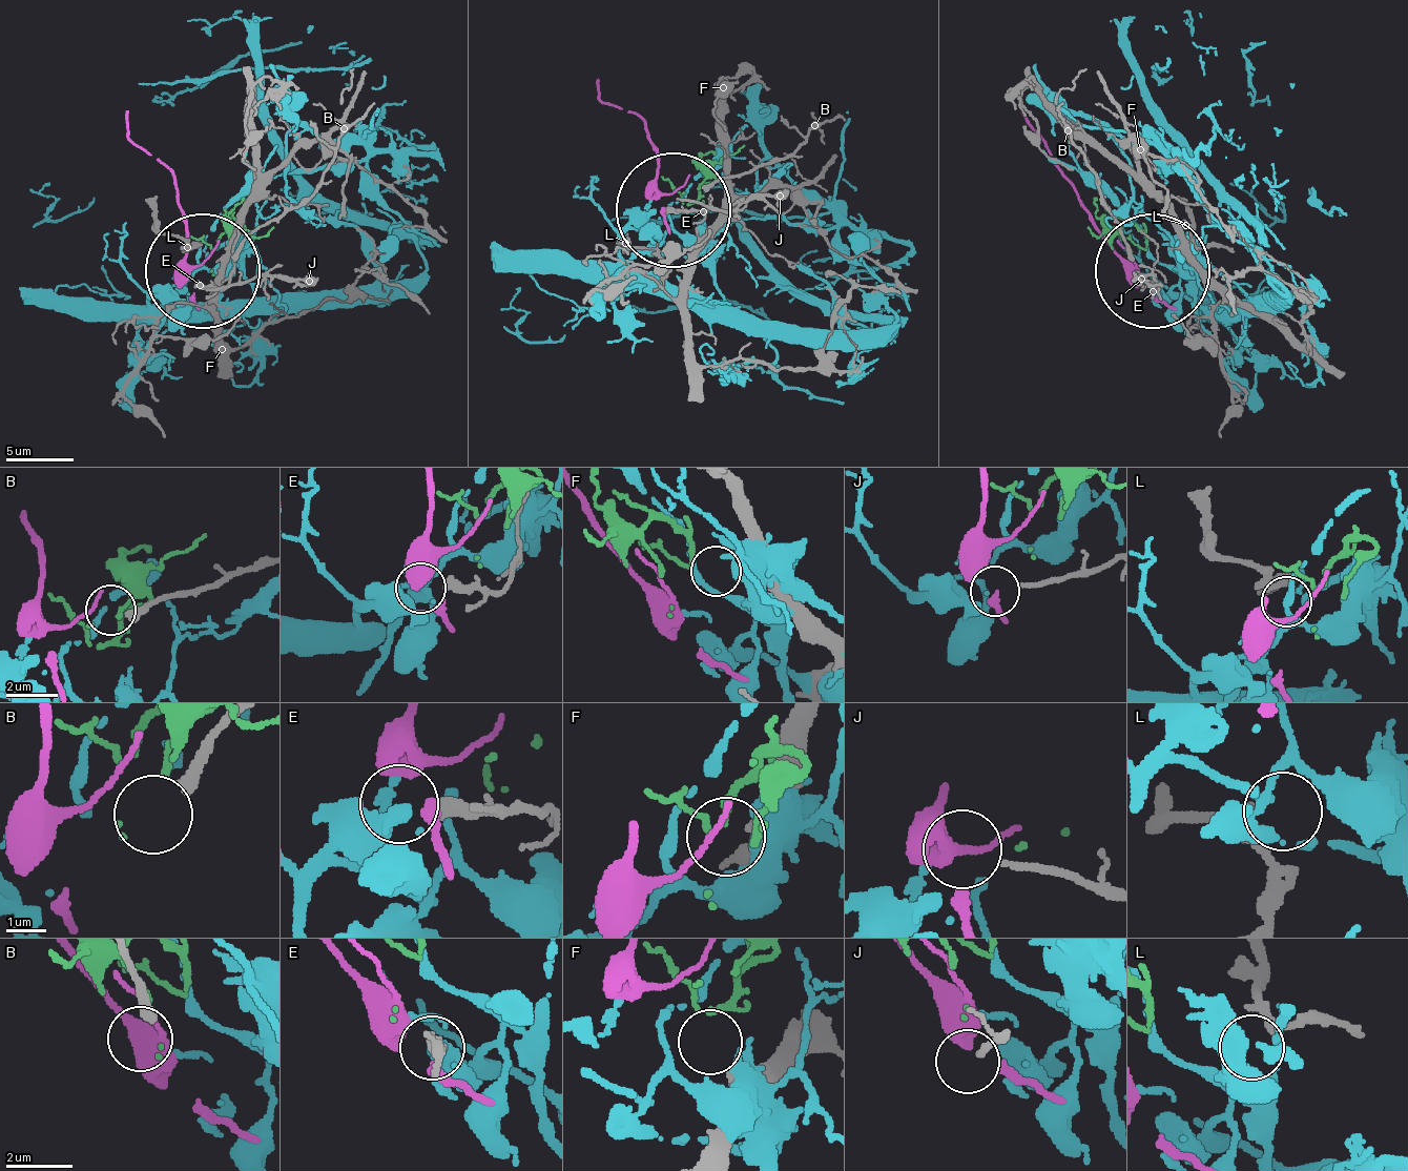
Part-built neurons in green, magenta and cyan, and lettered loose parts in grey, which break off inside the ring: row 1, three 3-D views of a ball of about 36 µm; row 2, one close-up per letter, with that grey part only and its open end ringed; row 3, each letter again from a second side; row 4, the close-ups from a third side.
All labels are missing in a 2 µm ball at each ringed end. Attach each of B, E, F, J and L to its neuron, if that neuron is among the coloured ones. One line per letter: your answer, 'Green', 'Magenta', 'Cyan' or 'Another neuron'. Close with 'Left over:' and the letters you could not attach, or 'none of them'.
B: Another neuron
E: Cyan
F: Green
J: Another neuron
L: Another neuron
Left over: B, J, L

